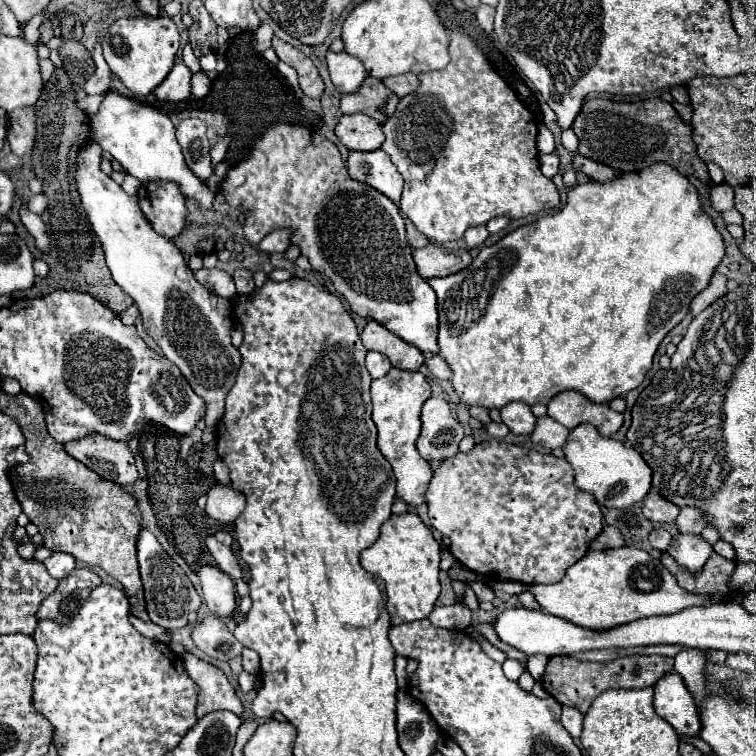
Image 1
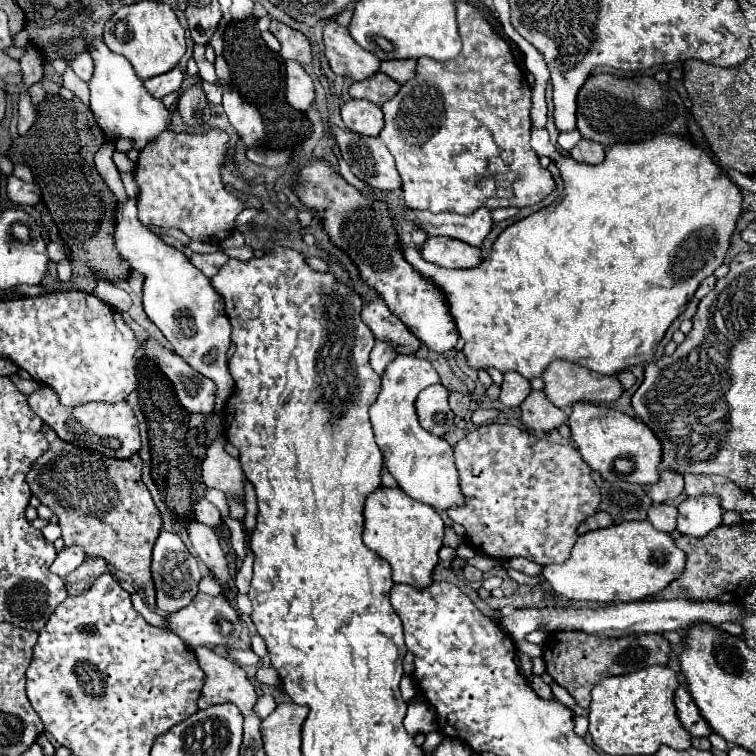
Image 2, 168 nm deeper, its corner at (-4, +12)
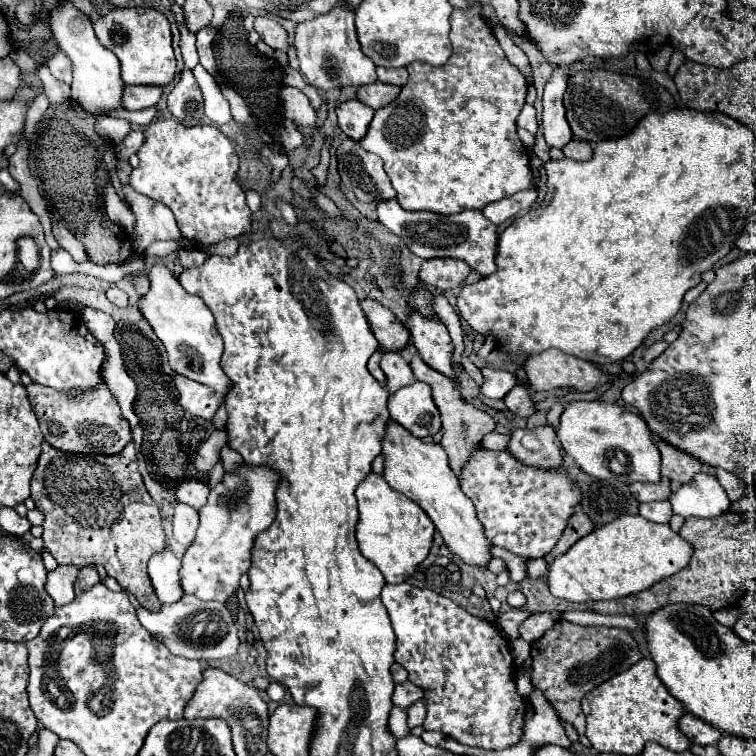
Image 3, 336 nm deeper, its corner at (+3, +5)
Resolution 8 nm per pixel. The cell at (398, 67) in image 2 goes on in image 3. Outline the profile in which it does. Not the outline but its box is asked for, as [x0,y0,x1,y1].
[376,67,408,87]

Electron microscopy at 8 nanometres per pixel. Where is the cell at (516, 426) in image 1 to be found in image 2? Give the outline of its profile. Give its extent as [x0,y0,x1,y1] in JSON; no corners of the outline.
[499,372,531,406]

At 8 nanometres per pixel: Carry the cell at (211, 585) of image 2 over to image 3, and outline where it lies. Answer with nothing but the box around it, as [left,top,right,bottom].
[180,465,278,601]

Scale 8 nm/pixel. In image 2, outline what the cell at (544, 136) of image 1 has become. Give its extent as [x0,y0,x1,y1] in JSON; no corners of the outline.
[401,128,743,378]

